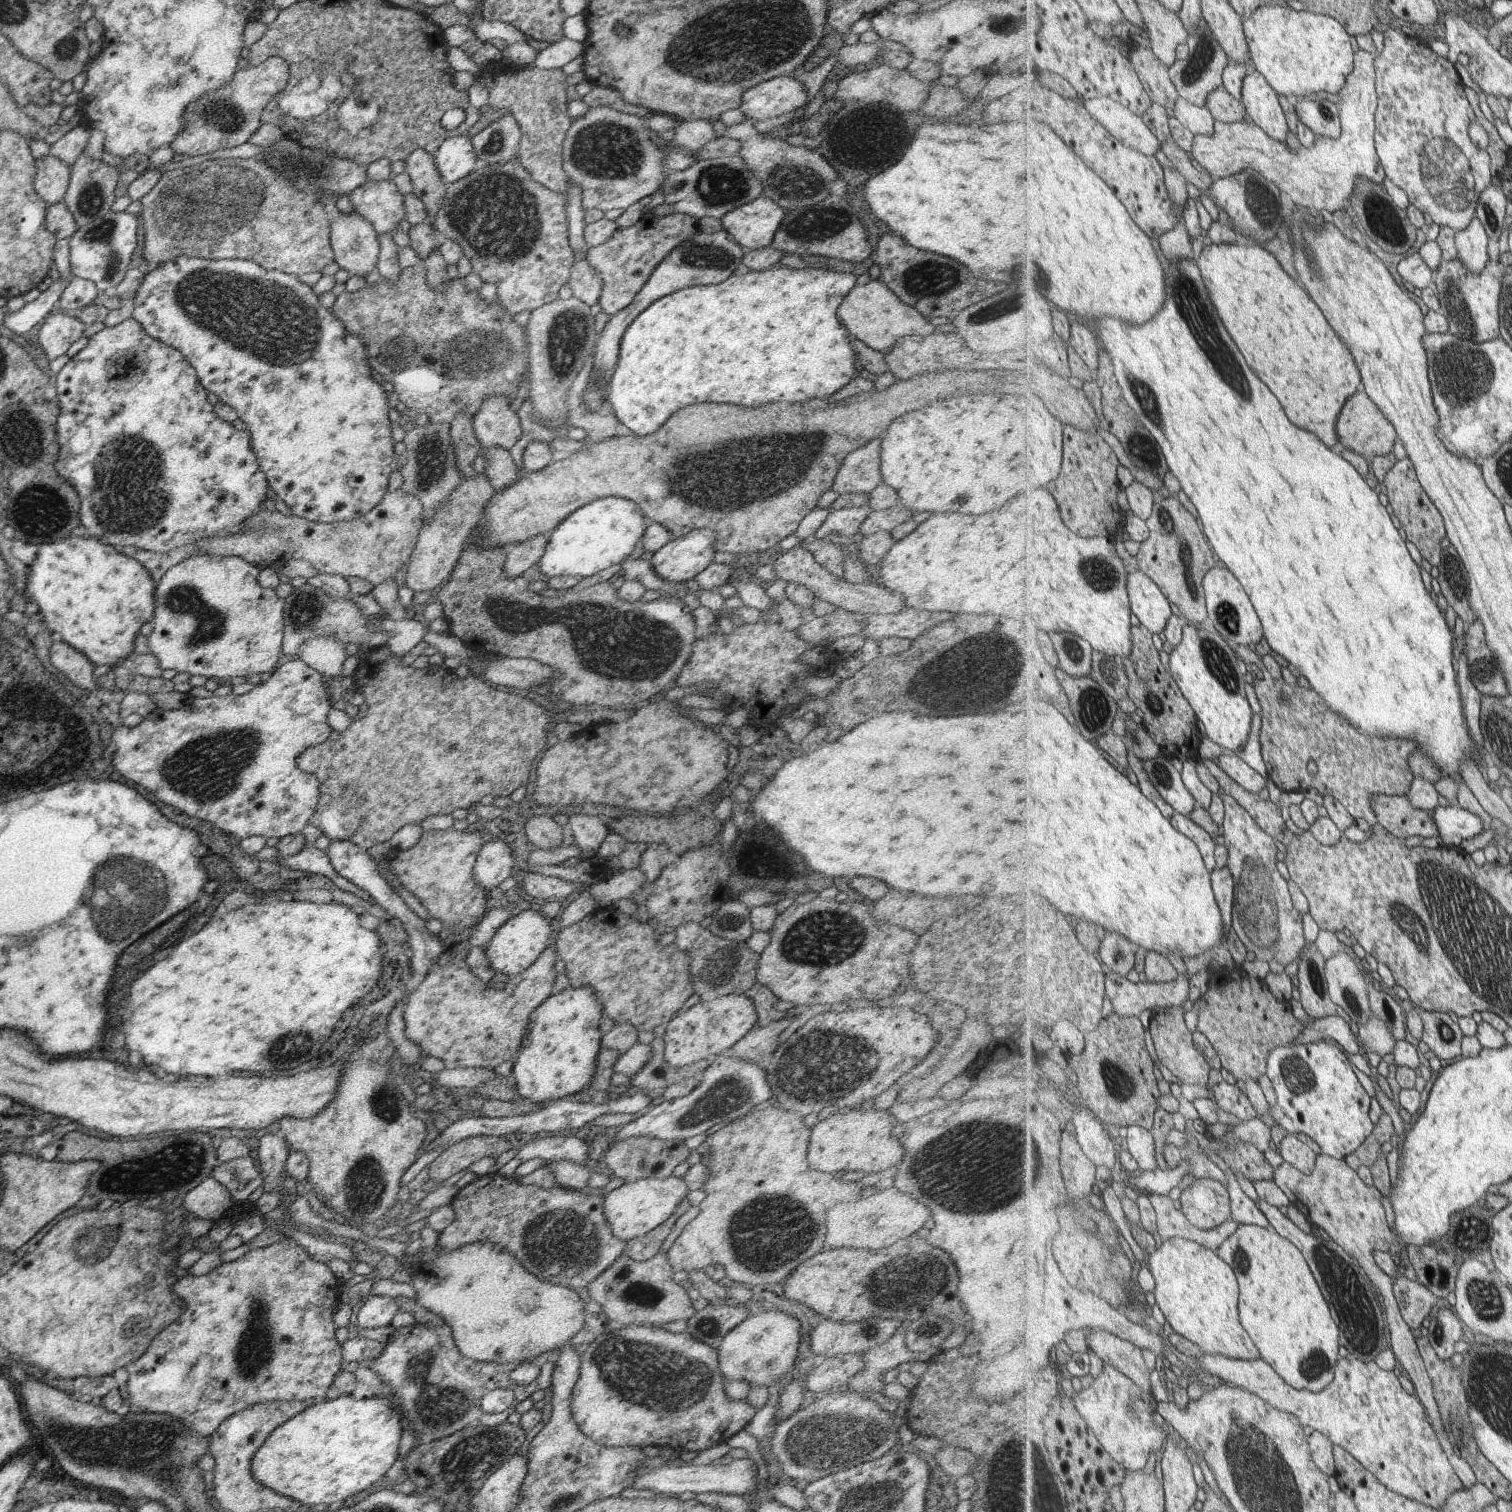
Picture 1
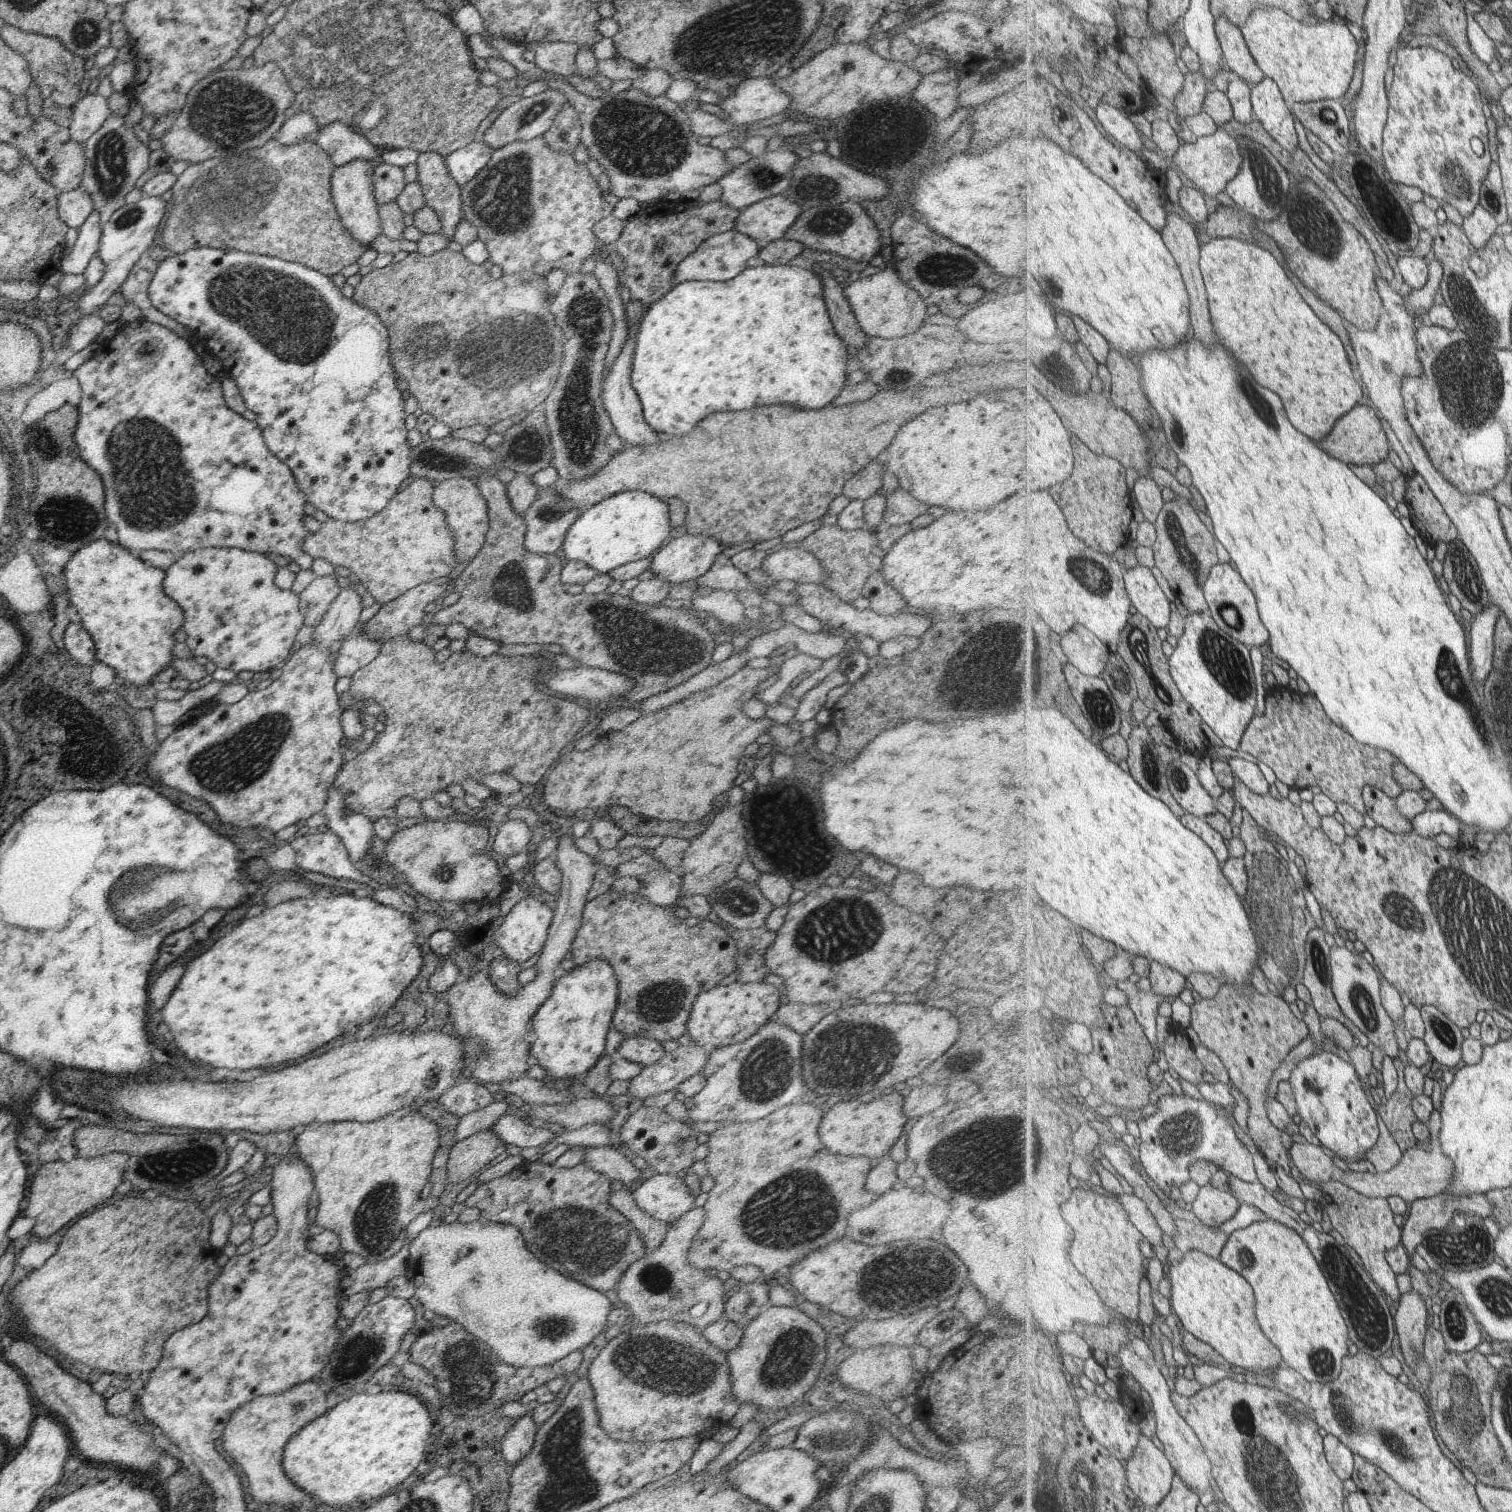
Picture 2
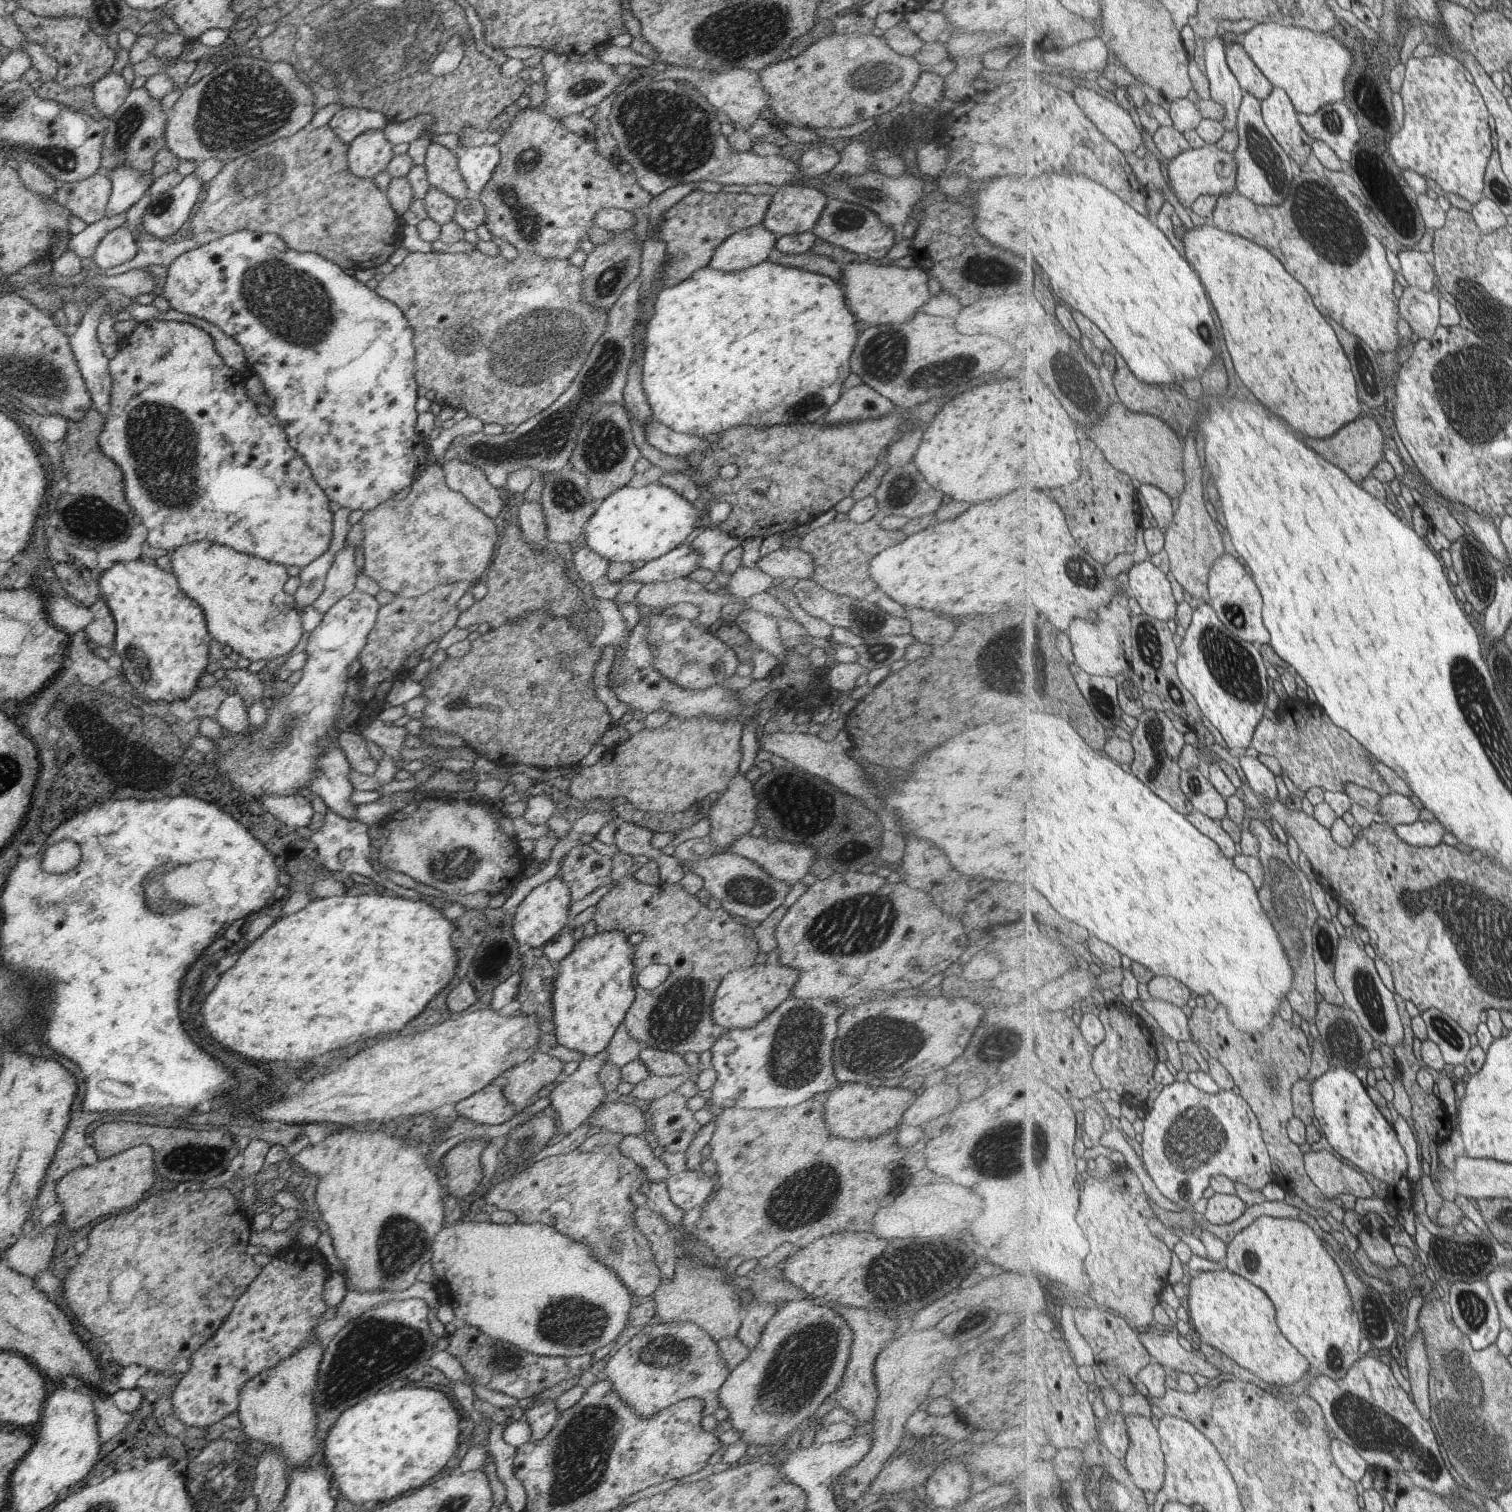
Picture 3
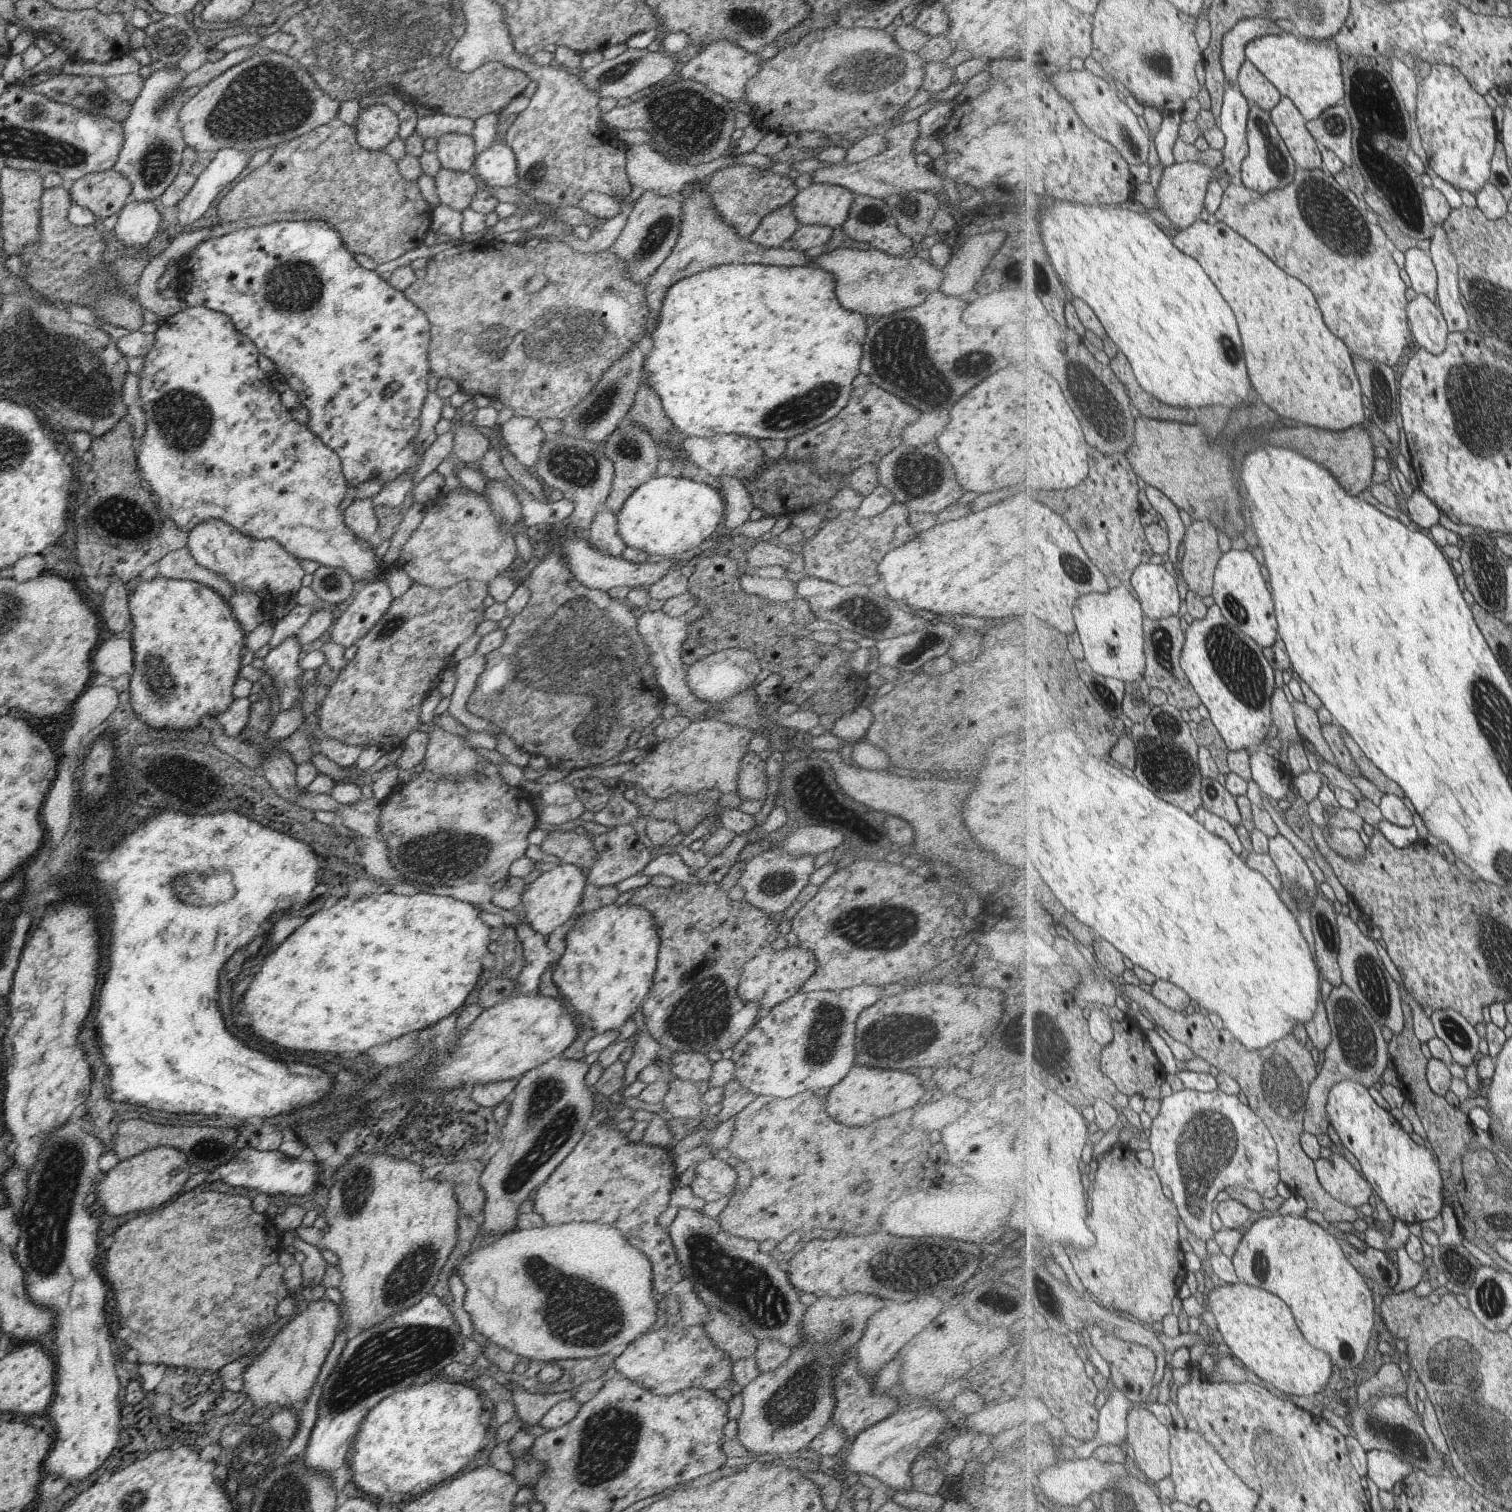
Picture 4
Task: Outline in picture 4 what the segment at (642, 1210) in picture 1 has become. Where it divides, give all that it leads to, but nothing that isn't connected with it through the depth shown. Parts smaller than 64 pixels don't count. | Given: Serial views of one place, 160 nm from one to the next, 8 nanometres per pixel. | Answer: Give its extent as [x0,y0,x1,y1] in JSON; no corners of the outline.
[687,1157,738,1202]

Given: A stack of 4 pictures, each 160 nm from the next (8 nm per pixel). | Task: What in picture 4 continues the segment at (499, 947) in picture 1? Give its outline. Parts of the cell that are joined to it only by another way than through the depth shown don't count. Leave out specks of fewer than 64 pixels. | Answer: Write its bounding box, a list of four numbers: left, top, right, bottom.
[519,862,585,936]

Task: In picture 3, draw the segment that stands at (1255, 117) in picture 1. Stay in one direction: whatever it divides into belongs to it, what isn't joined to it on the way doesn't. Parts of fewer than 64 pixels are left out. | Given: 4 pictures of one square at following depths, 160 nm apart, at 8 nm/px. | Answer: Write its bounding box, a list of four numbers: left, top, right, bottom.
[1263,88,1313,166]

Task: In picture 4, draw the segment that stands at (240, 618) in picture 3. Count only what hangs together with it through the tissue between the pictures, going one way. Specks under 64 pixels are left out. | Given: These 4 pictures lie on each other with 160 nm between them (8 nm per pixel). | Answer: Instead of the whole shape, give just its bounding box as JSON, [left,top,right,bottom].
[185,518,305,619]

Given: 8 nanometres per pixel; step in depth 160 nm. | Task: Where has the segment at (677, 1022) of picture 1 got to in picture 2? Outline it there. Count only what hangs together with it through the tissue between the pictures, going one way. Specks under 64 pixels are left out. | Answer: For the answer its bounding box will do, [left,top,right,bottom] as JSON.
[686,981,779,1050]

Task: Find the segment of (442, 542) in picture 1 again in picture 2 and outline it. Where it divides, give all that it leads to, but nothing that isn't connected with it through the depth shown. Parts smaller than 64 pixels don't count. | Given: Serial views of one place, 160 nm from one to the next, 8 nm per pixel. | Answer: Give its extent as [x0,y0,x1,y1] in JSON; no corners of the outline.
[432,477,488,563]

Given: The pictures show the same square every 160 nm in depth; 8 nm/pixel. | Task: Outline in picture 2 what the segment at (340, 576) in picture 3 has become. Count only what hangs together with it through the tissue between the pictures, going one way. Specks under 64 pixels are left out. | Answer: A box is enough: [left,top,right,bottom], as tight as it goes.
[298,572,341,626]

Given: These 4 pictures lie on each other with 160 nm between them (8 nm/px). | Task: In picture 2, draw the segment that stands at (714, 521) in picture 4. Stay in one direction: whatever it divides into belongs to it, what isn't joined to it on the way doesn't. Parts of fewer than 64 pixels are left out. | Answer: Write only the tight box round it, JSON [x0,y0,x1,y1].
[562,491,671,574]

